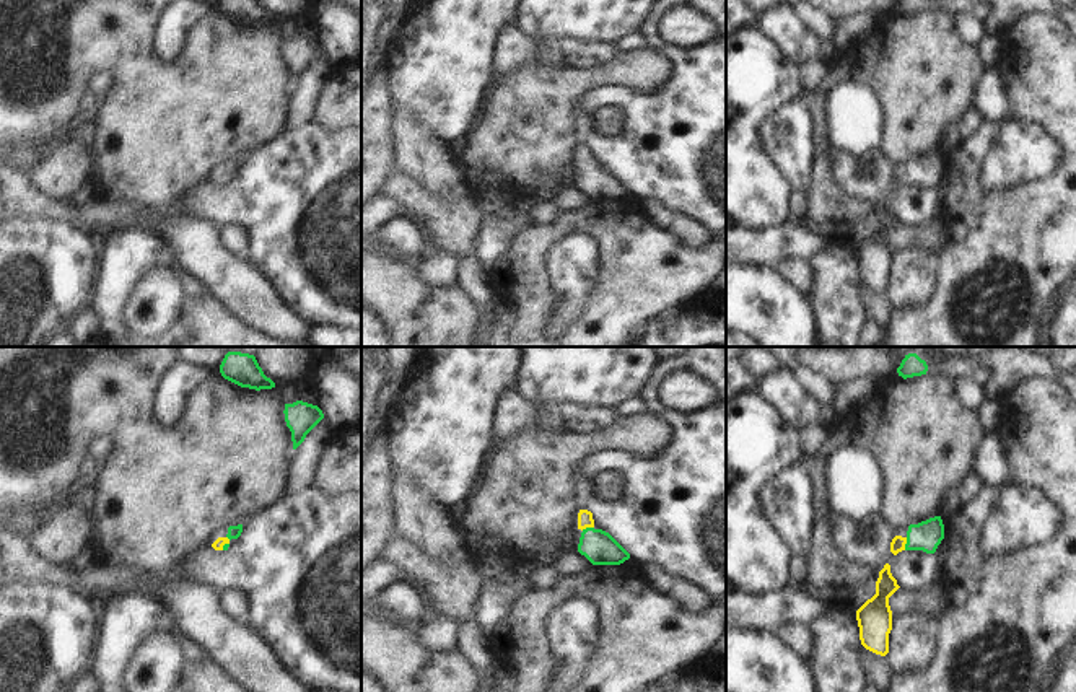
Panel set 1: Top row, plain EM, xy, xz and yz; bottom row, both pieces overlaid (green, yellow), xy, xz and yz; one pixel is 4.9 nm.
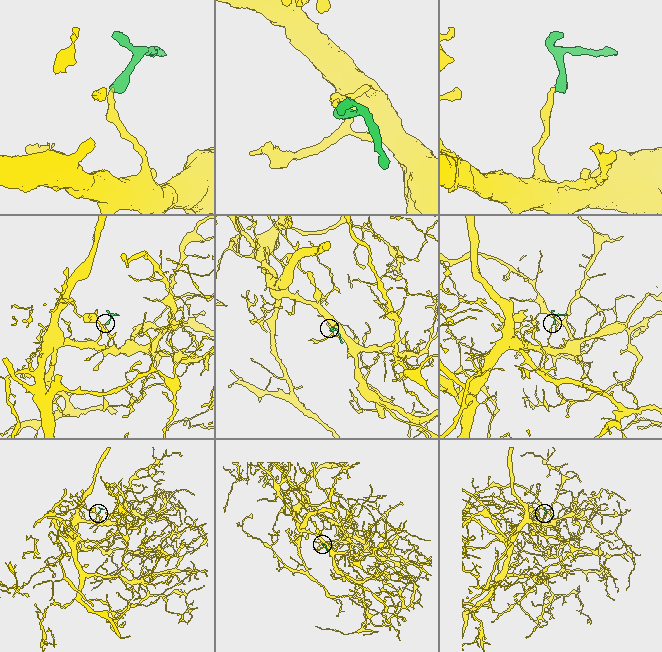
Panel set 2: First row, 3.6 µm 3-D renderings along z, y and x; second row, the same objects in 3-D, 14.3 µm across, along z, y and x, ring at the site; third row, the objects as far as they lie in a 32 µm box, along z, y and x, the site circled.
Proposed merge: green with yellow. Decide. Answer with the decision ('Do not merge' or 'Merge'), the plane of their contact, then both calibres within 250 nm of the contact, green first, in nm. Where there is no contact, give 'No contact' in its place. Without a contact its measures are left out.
Merge. Touches green in yz. Thickness 150 nm (green) against 70 nm

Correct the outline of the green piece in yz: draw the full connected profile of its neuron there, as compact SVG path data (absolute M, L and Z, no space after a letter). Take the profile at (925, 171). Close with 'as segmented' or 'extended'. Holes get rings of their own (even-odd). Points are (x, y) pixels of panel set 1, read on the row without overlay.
M941 151L929 153L918 160L910 160L907 171L895 171L890 177L890 187L897 191L902 186L923 186L934 189L944 174L944 160Z; extended

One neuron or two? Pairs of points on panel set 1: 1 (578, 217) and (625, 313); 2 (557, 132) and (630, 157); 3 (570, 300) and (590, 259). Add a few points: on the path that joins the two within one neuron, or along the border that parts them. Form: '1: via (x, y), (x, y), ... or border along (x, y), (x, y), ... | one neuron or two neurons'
1: via (604, 235), (625, 256), (625, 287) | one neuron
2: border along (581, 101), (577, 109), (577, 137), (580, 144) | two neurons
3: via (575, 290), (575, 274), (580, 269) | one neuron

